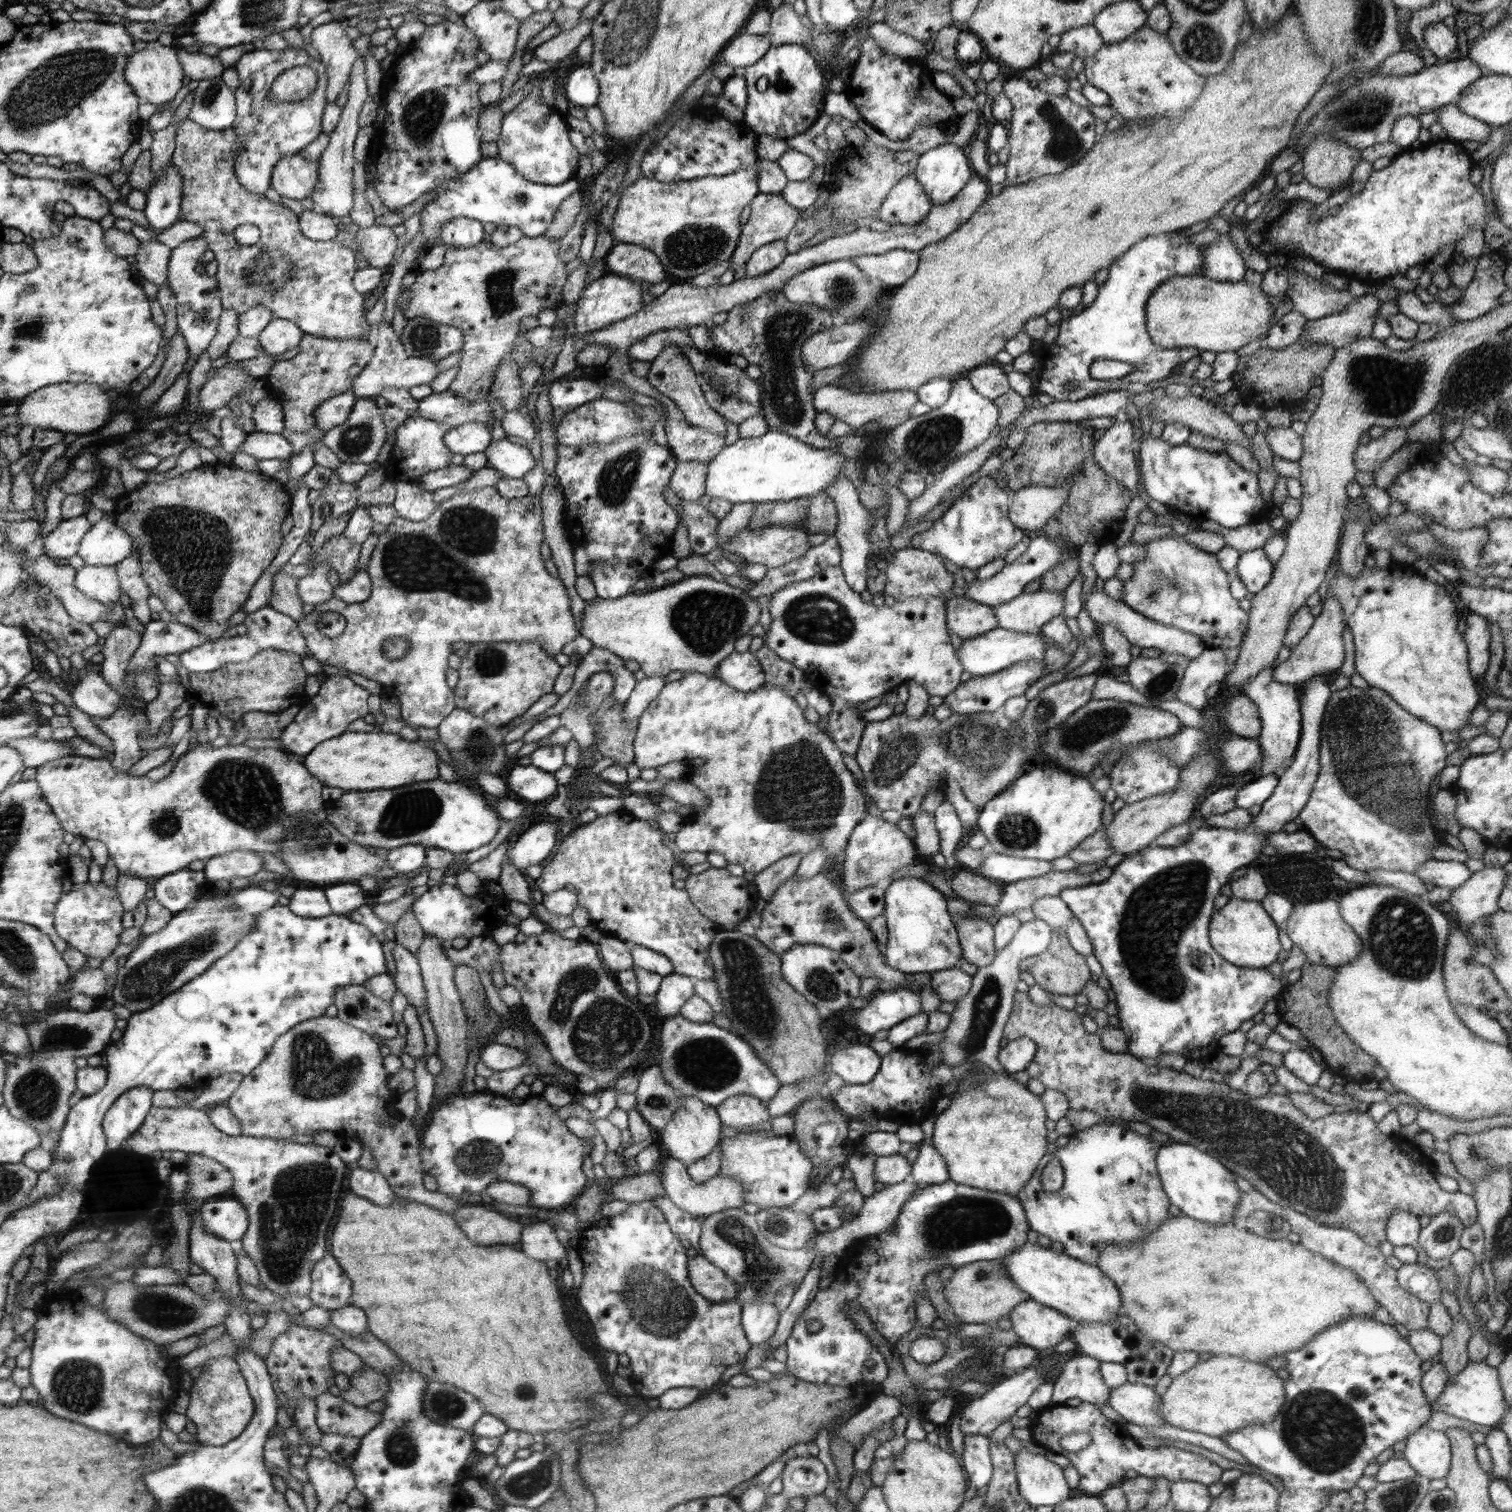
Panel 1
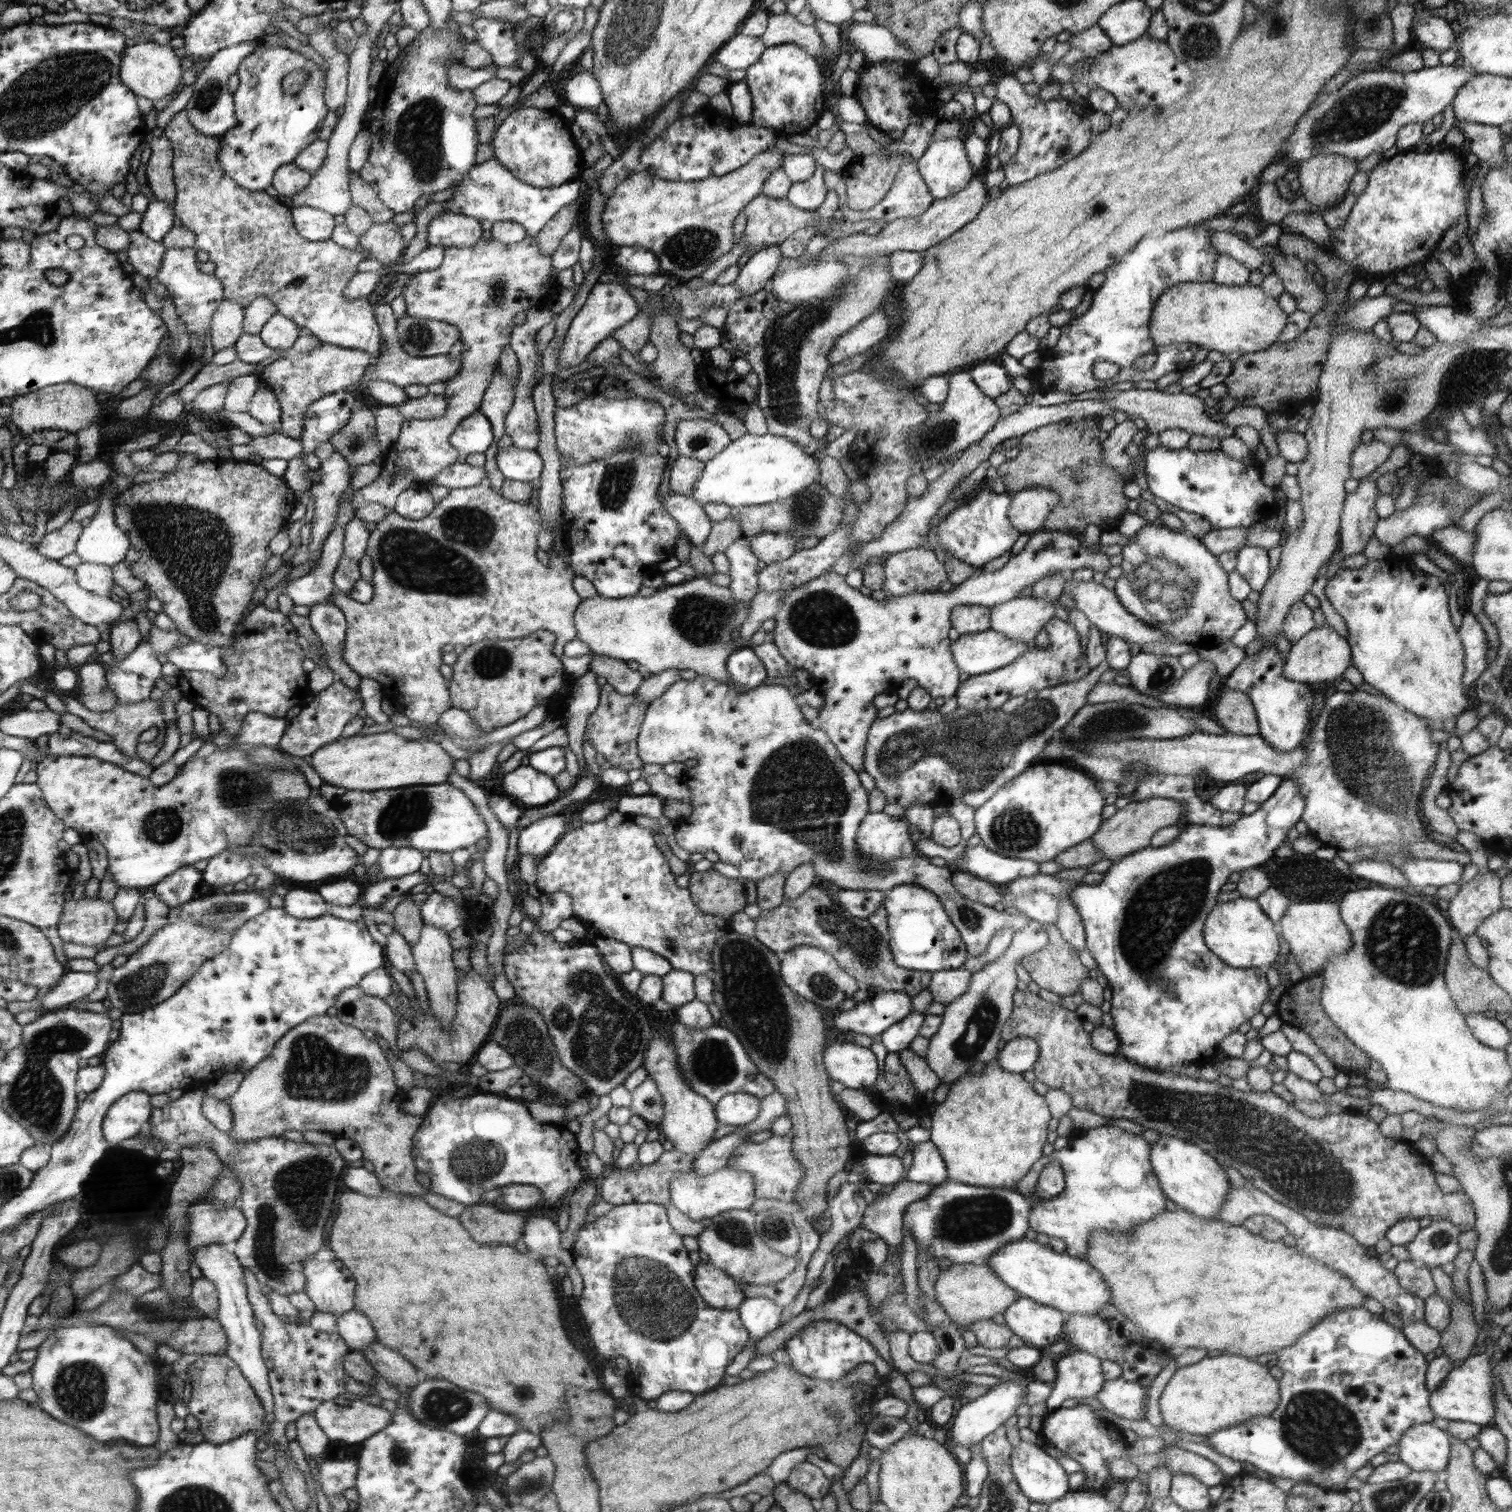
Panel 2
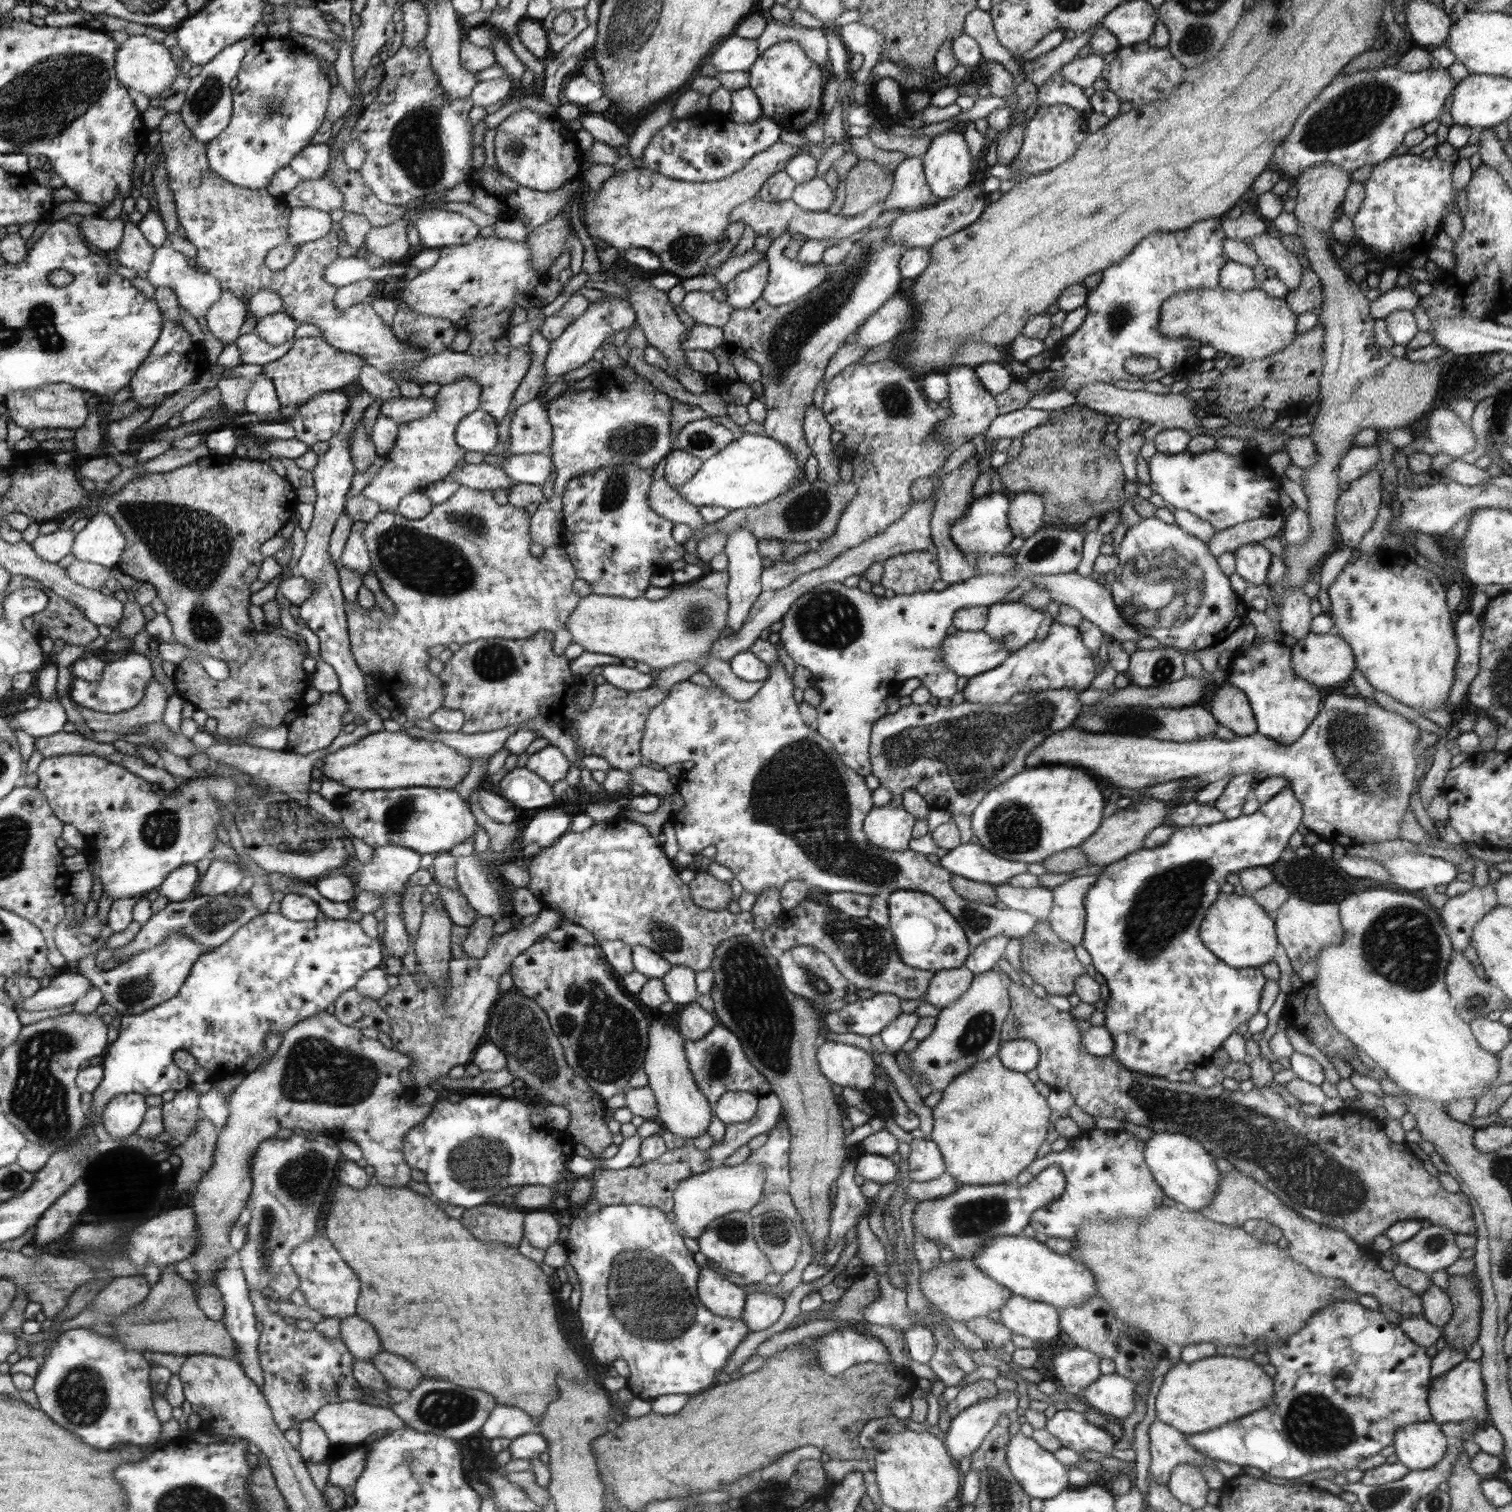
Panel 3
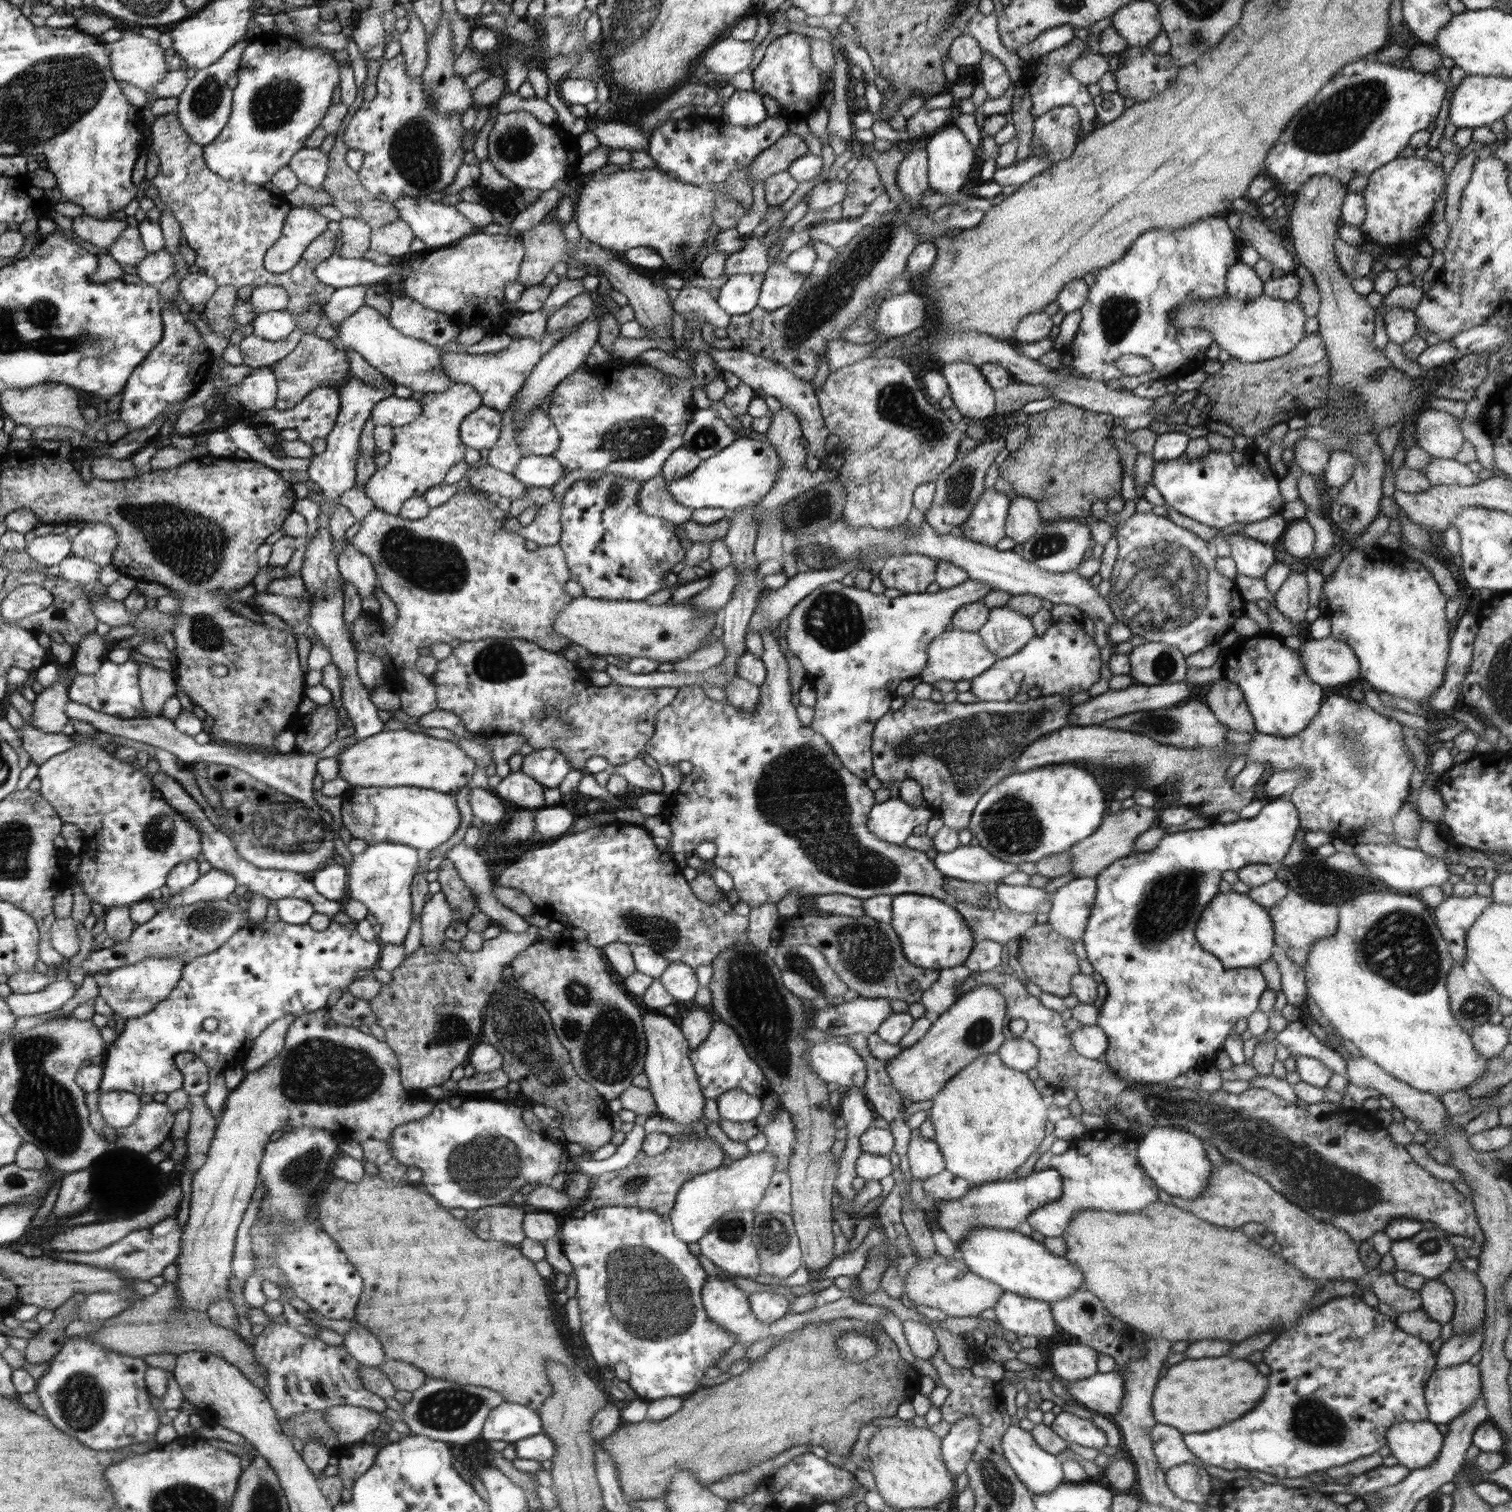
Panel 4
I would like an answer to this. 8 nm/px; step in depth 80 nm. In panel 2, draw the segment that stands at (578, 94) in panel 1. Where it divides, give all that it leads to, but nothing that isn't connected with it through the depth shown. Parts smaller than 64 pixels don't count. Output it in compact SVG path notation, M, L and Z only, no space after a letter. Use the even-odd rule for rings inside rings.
M580 72L564 86L566 102L577 109L596 108L603 102L599 83L590 72Z

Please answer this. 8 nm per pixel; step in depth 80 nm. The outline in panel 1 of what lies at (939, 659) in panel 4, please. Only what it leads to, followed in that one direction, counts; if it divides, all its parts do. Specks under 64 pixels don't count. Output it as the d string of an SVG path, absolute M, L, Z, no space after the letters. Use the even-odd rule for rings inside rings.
M996 627L981 636L964 640L956 654L965 670L971 672L976 677L996 674L1019 662L1034 659L1036 661L1043 660L1045 652L1046 644L1044 644L1040 633L1017 633Z

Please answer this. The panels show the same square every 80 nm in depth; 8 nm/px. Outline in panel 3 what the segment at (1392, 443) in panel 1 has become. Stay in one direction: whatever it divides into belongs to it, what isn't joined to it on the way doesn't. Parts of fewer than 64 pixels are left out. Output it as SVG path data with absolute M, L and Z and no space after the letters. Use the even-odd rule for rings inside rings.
M1353 446L1342 458L1338 474L1341 482L1352 482L1366 473L1381 461L1381 448L1374 446Z

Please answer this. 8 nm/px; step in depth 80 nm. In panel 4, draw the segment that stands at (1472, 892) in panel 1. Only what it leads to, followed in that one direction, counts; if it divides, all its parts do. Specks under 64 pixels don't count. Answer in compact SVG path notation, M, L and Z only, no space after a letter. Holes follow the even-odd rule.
M1477 892L1469 897L1450 896L1432 911L1441 935L1448 941L1454 963L1465 964L1466 935L1478 917L1493 903L1493 899Z

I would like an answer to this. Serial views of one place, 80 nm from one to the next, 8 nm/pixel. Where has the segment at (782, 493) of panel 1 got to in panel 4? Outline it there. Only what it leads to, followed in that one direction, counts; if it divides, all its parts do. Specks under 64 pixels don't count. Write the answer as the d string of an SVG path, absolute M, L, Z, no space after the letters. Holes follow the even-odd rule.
M737 437L730 446L702 460L694 472L678 480L667 480L667 485L674 500L693 511L698 508L724 508L734 512L740 506L760 504L777 484L779 468L781 460L772 444L750 437Z

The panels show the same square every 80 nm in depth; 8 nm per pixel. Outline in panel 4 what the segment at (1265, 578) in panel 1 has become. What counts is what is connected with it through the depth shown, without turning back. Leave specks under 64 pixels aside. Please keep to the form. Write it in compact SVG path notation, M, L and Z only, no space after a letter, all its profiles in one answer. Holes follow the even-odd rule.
M1238 534L1225 537L1232 549L1237 574L1250 579L1263 579L1266 572L1275 564L1276 557L1272 547L1256 540L1240 537Z

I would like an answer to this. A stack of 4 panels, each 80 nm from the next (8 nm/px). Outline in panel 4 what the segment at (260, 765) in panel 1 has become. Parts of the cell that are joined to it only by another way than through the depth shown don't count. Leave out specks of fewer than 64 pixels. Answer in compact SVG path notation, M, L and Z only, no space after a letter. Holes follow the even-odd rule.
M83 738L70 750L52 756L52 759L48 759L39 766L37 776L42 785L39 792L55 807L55 811L58 813L60 820L68 824L75 824L84 833L85 846L83 846L82 853L79 855L82 863L78 872L74 874L74 878L81 884L83 891L88 895L91 902L95 901L98 904L102 904L104 910L108 911L109 908L112 907L130 906L132 903L143 901L144 898L150 896L152 890L158 890L164 882L167 882L166 878L168 878L172 868L175 868L177 864L185 860L201 859L203 854L201 832L191 823L191 820L187 819L180 811L176 810L166 799L148 800L149 779L146 778L145 774L142 774L141 769L133 768L130 763L121 761L119 758L112 755L112 751L108 751L106 747L100 746L96 741Z

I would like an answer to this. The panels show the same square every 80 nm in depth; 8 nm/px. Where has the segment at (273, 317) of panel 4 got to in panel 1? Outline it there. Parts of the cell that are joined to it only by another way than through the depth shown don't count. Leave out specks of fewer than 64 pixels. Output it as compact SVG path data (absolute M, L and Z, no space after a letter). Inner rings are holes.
M273 318L257 338L261 348L271 354L282 354L300 346L304 332L289 320Z

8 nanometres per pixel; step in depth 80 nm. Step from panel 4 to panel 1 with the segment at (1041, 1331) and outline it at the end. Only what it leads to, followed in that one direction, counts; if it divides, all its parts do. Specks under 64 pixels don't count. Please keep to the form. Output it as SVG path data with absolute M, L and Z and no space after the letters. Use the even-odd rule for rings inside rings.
M1032 1299L1017 1304L1008 1317L1012 1320L1012 1330L1020 1337L1020 1344L1035 1348L1037 1351L1054 1348L1062 1340L1070 1338L1071 1332L1077 1327L1077 1321Z

